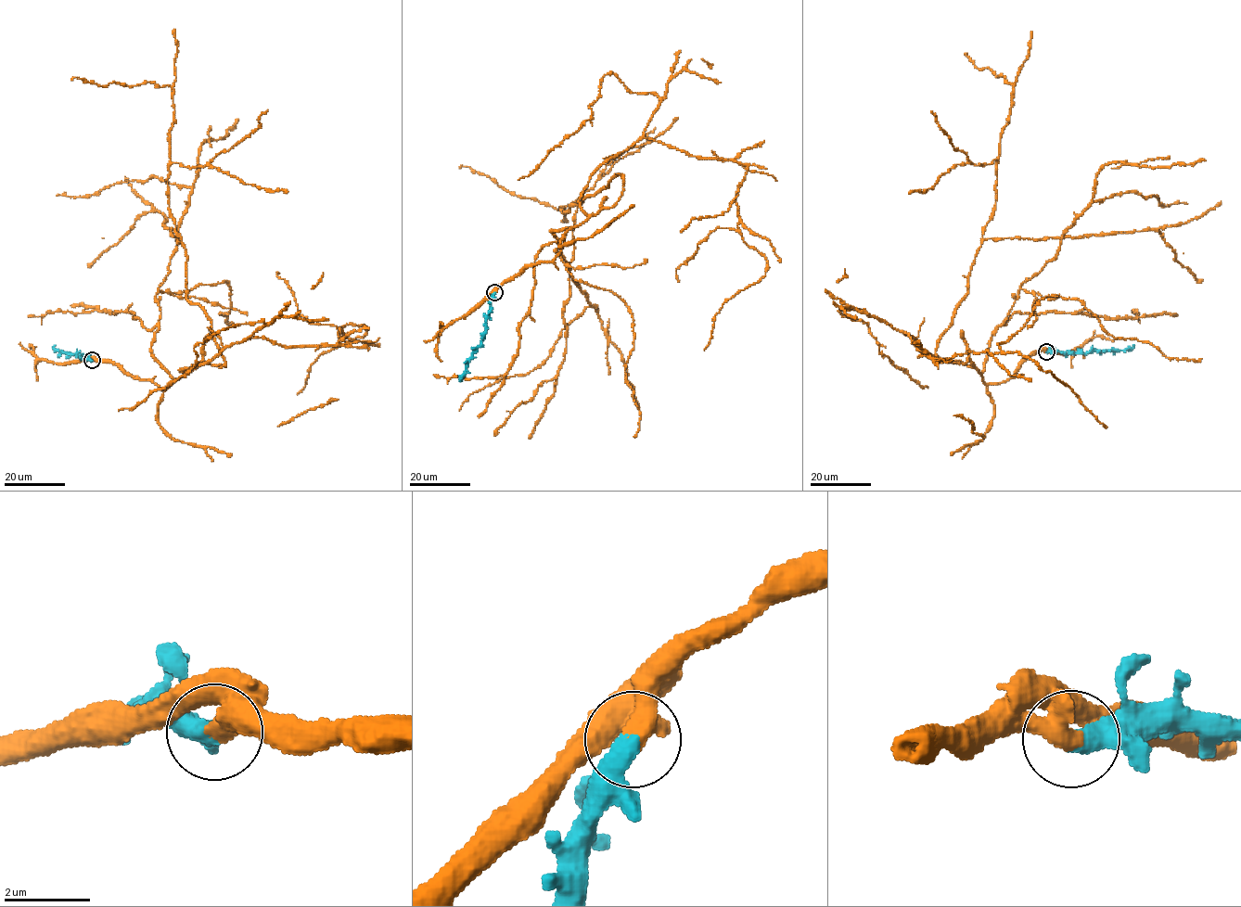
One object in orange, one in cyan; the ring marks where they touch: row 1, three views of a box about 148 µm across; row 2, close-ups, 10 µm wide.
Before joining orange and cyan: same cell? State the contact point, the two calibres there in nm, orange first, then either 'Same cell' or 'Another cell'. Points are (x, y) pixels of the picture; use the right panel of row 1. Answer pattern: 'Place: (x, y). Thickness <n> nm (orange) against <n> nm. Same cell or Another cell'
Place: (1046, 351). Thickness 550 nm (orange) against 500 nm. Another cell

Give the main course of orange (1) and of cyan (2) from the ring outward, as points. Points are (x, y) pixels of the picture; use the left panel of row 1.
1: (92, 360), (165, 390), (225, 364), (163, 213), (88, 264)
2: (92, 360), (56, 350), (56, 344)

